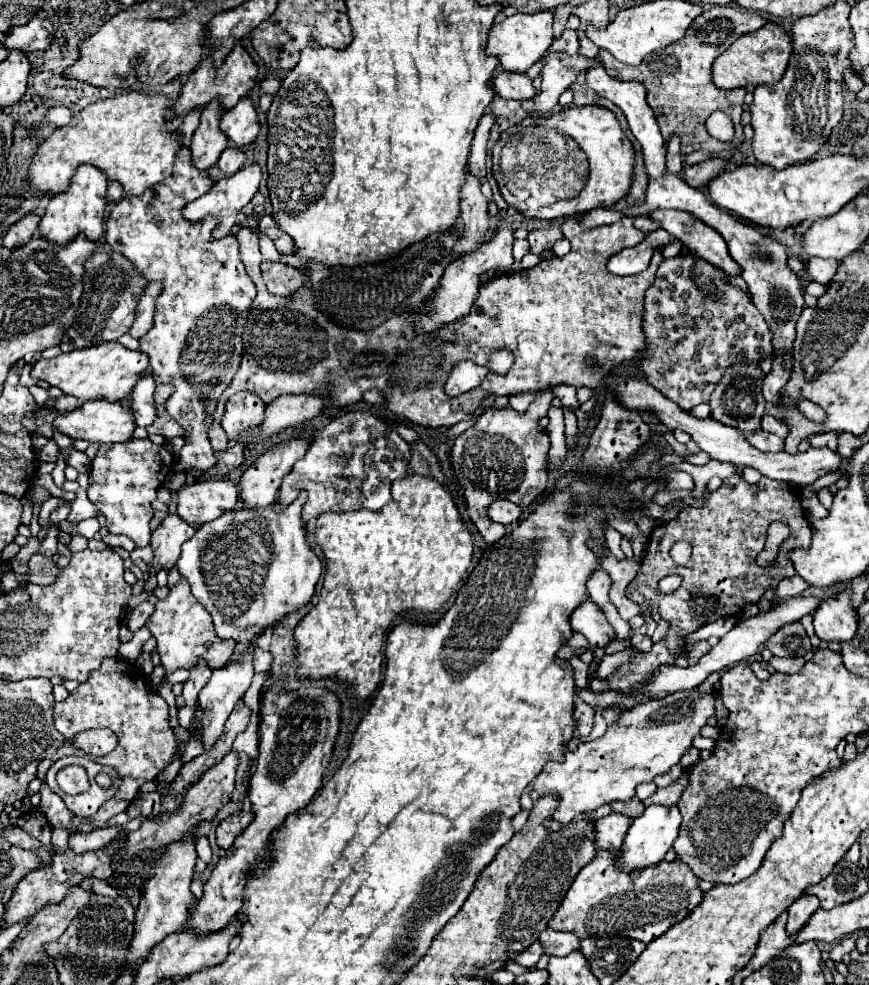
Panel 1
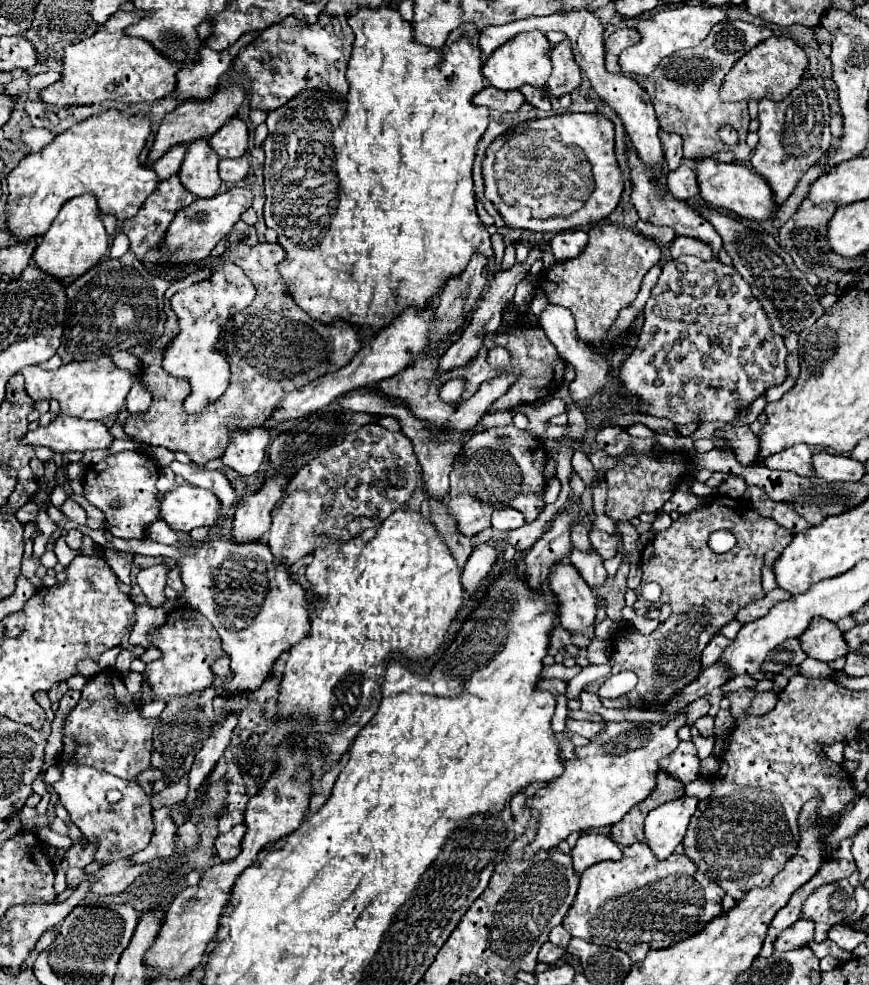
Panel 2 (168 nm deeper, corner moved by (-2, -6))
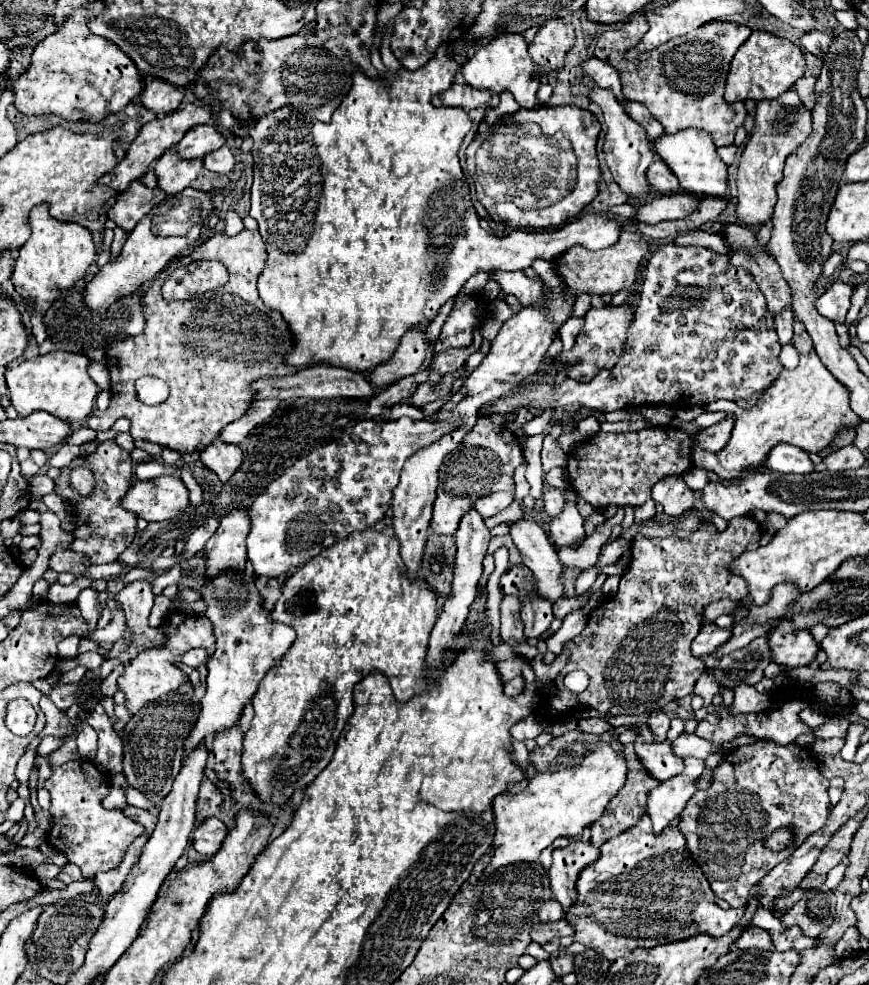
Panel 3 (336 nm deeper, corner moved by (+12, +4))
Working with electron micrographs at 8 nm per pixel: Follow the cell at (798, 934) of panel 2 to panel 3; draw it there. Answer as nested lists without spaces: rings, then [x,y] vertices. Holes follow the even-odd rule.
[[[747,927],[737,941],[733,943],[733,947],[737,949],[763,949],[763,951],[771,951],[773,949],[773,939],[769,937],[769,933],[765,933],[765,929],[757,929],[757,927]]]

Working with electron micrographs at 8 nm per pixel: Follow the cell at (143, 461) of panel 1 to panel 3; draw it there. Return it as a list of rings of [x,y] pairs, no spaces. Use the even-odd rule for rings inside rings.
[[[103,441],[93,455],[77,457],[71,465],[61,469],[61,475],[55,481],[55,493],[69,501],[73,505],[75,515],[75,541],[71,545],[71,551],[81,553],[91,563],[113,563],[117,557],[131,545],[131,541],[137,535],[137,517],[125,509],[121,509],[119,501],[129,491],[133,477],[133,461],[125,449],[121,449],[115,441]],[[83,465],[93,471],[97,477],[97,487],[91,497],[81,497],[79,493],[73,493],[69,489],[69,469]]]

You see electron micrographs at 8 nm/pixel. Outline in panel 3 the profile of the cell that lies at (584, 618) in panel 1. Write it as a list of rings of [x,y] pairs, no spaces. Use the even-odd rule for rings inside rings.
[[[521,519],[509,523],[509,535],[523,557],[523,565],[527,565],[537,579],[537,593],[545,595],[549,601],[561,599],[563,567],[545,531],[533,519]]]

